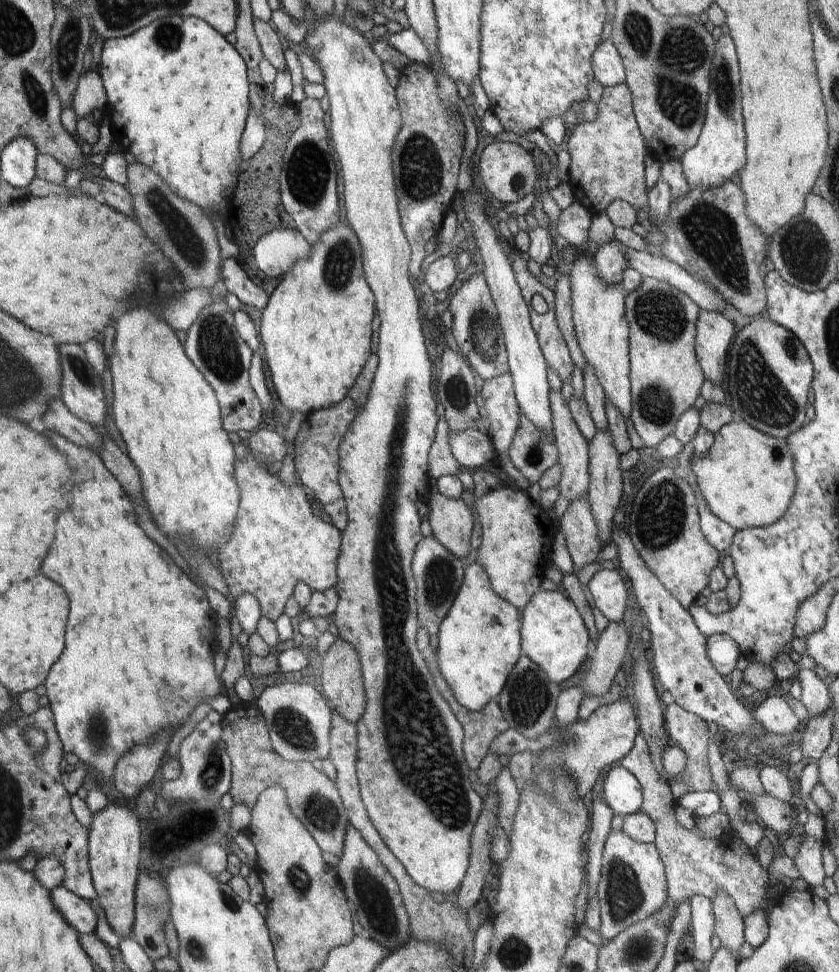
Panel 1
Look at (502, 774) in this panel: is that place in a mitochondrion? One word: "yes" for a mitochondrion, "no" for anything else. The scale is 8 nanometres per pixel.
no

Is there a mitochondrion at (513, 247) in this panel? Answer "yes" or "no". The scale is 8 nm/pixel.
no

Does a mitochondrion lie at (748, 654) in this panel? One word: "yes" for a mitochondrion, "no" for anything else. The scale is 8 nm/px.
no

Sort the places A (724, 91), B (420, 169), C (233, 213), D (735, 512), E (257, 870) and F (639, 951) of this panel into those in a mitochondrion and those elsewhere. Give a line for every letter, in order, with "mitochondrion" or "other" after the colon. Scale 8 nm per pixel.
A: mitochondrion
B: mitochondrion
C: other
D: other
E: other
F: mitochondrion

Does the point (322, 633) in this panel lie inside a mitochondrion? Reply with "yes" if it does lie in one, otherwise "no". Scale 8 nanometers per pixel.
no

